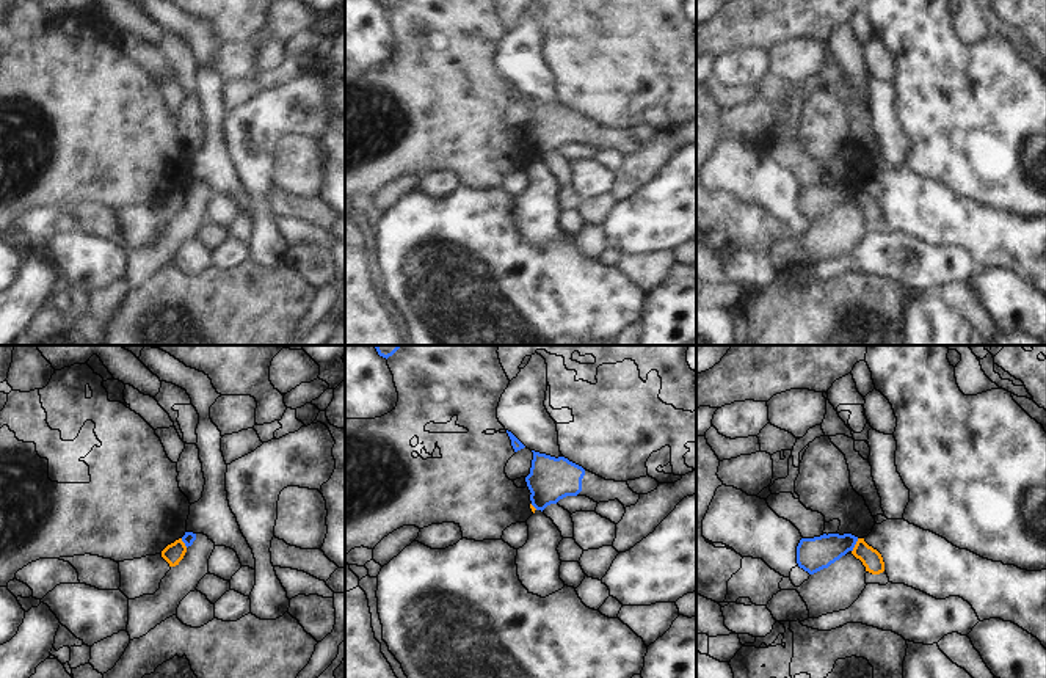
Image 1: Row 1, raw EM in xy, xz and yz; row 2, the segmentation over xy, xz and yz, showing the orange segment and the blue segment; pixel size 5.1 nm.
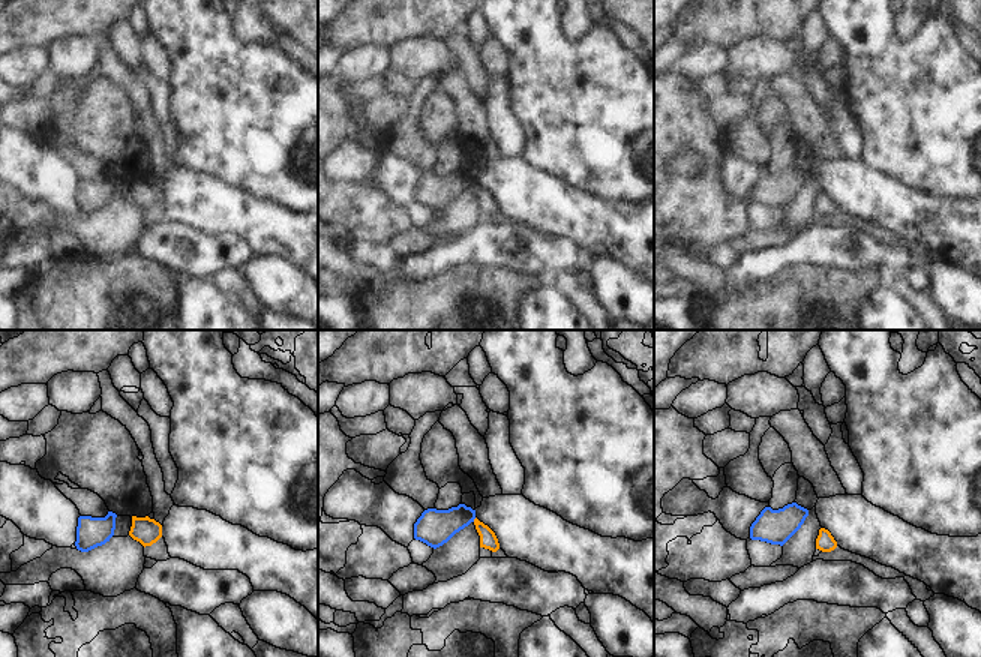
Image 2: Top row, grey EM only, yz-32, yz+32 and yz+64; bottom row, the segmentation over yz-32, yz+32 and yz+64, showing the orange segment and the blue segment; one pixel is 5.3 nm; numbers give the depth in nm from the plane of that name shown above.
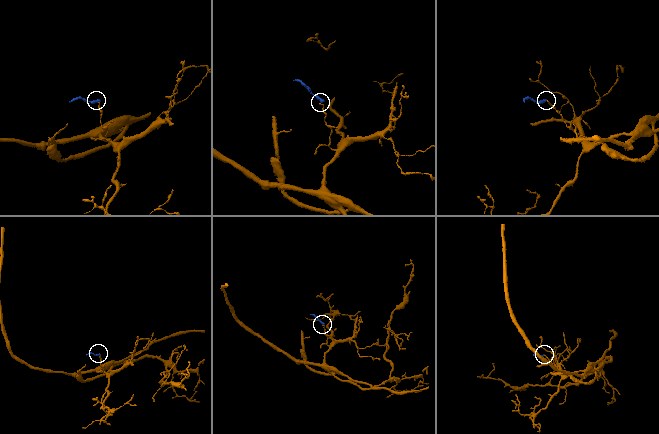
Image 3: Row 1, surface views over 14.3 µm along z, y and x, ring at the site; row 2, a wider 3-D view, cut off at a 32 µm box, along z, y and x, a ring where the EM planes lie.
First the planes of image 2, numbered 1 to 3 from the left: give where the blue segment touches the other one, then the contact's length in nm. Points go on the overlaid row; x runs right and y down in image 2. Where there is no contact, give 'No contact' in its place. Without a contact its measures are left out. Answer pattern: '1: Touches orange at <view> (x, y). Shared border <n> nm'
1: No contact
2: Touches orange at yz+32 (474, 519). Shared border 30 nm
3: No contact

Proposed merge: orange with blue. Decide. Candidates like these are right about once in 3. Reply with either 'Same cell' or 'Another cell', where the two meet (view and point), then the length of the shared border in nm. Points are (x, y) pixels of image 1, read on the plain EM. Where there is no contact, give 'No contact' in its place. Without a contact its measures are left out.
Another cell. Touches orange at yz (855, 193). Shared border 80 nm

